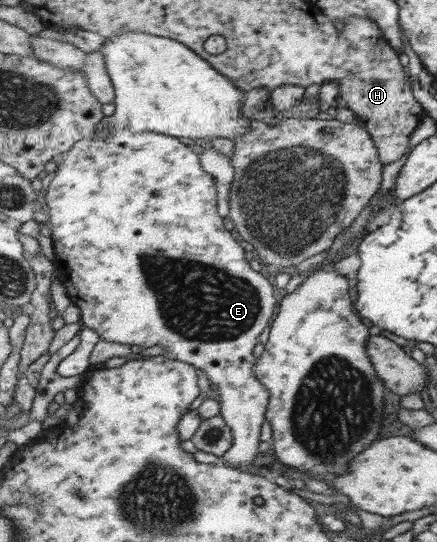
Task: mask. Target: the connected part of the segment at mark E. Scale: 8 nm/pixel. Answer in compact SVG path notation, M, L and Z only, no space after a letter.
M98 126L95 129L95 134L90 137L80 141L77 141L70 151L67 151L66 154L63 154L61 160L58 161L57 170L54 173L55 176L53 180L50 182L48 190L43 193L43 201L44 208L49 214L50 217L50 226L52 227L51 238L54 245L54 255L55 262L57 263L57 271L58 277L61 279L61 282L65 284L68 295L70 299L72 299L73 303L76 304L81 310L80 321L83 325L87 325L91 327L90 329L94 329L98 335L100 335L100 339L106 341L114 341L114 343L124 343L128 345L138 345L142 348L154 347L154 345L160 345L167 349L167 355L170 357L174 357L176 360L181 362L186 362L192 364L196 368L200 368L207 375L208 379L210 379L210 383L216 384L218 387L217 395L220 397L220 401L222 402L222 415L226 420L226 423L232 428L234 434L234 441L232 447L222 456L221 460L226 461L230 466L233 466L234 469L236 467L244 467L245 465L250 465L254 459L256 459L256 455L258 455L258 447L260 447L261 441L261 431L262 425L266 423L267 419L267 407L269 404L269 393L268 390L265 389L264 384L260 383L260 380L255 376L255 365L258 357L254 357L252 353L254 353L254 347L256 347L256 343L259 342L260 334L266 329L266 327L271 327L271 322L274 320L274 315L276 315L276 295L274 295L274 285L261 275L260 272L257 272L255 268L251 266L251 262L246 259L246 251L244 247L234 239L234 235L230 233L230 230L226 229L226 225L224 225L224 216L220 215L219 212L219 199L218 199L218 190L217 185L214 183L214 178L210 173L208 173L203 168L203 159L201 155L198 153L194 153L190 146L185 145L174 136L159 134L156 132L138 132L138 131L120 131L115 132L114 130L101 130L101 127Z

